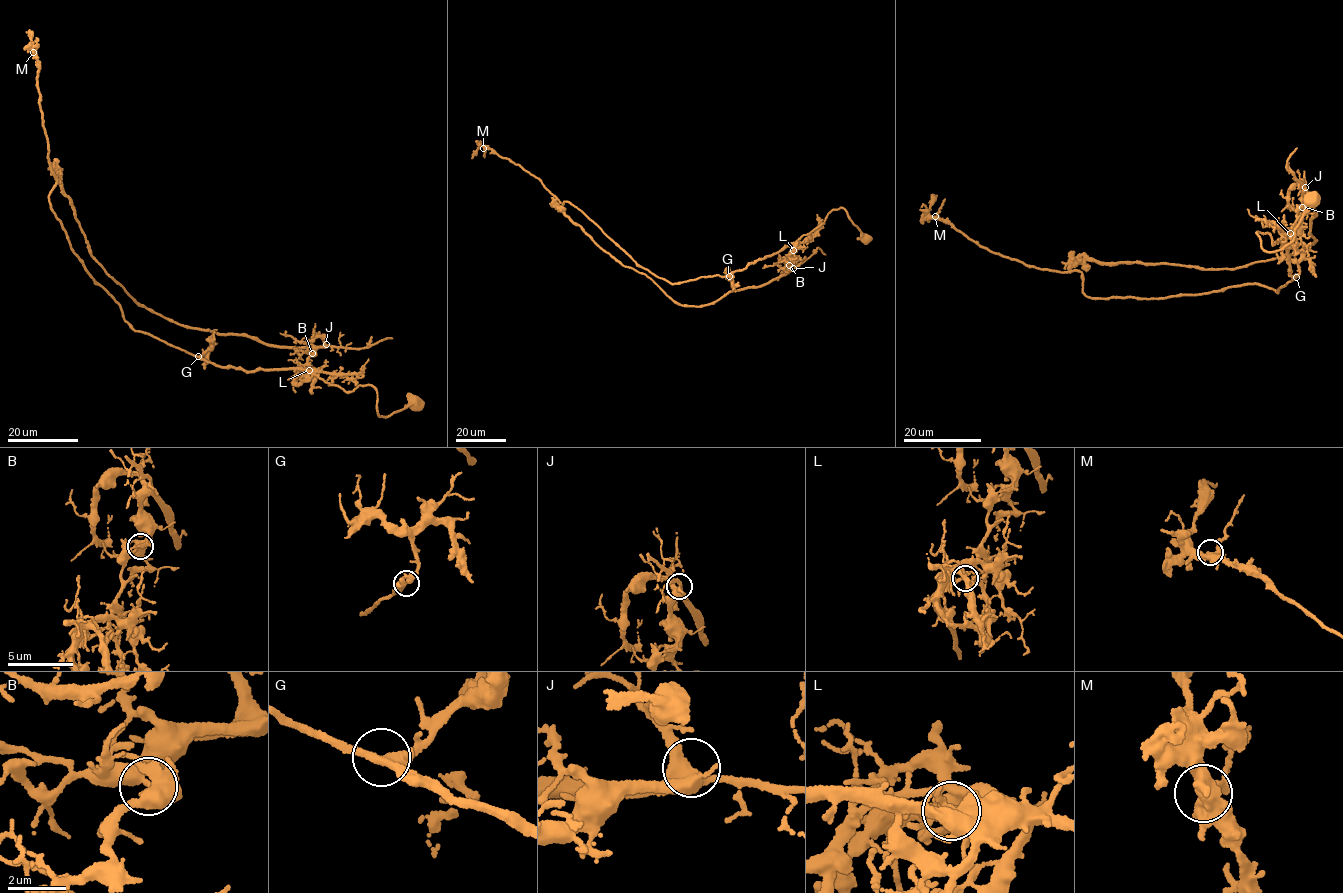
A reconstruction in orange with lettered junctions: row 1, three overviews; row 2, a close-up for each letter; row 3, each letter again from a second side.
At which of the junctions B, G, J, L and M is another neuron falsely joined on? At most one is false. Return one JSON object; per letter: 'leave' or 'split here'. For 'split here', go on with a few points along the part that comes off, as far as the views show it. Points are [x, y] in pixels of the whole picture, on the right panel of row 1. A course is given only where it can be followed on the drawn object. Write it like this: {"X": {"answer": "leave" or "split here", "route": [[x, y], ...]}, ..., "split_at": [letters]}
{"B": {"answer": "split here", "route": [[1302, 207], [1305, 191], [1315, 215], [1308, 234], [1313, 237], [1312, 244], [1297, 253], [1231, 270], [1062, 262]]}, "G": {"answer": "leave"}, "J": {"answer": "leave"}, "L": {"answer": "leave"}, "M": {"answer": "leave"}, "split_at": ["B"]}

